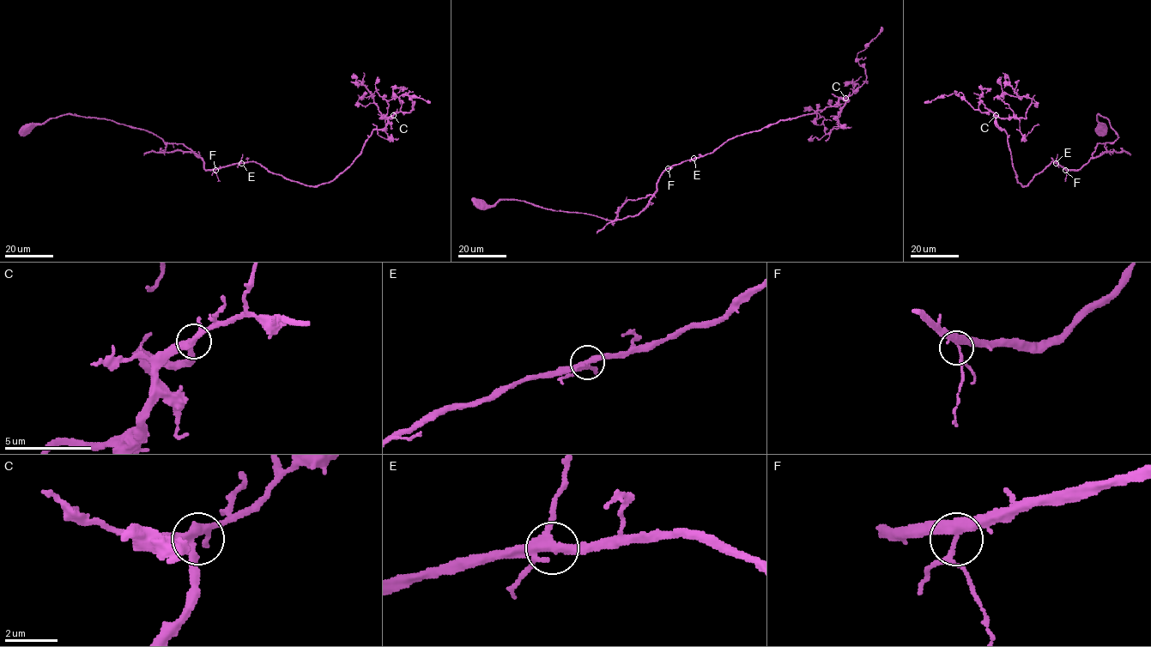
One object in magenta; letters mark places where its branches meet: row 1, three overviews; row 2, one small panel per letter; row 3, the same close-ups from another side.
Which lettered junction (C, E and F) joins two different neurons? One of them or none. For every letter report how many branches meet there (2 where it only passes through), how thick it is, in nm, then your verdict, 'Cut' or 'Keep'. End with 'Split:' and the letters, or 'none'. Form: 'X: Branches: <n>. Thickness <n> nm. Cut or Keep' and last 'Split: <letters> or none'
C: Branches: 4. Thickness 360 nm. Keep
E: Branches: 5. Thickness 320 nm. Keep
F: Branches: 4. Thickness 280 nm. Keep
Split: none

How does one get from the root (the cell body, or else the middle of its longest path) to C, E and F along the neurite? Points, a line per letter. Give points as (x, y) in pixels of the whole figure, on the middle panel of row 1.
C: (480, 204), (515, 199), (613, 220), (628, 200), (651, 195), (668, 168), (845, 98)
E: (480, 204), (515, 199), (613, 220), (628, 200), (651, 195), (666, 169), (693, 159)
F: (480, 204), (515, 199), (613, 220), (628, 200), (651, 195), (660, 175), (668, 168)

